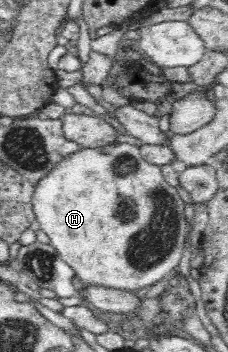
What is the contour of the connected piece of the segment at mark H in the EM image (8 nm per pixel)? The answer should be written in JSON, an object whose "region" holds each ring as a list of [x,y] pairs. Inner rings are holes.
{"region":[[[116,143],[74,152],[37,182],[31,202],[35,220],[50,238],[49,243],[87,286],[136,292],[170,276],[182,260],[188,225],[185,203],[164,179],[160,167],[146,162],[136,145]]]}

